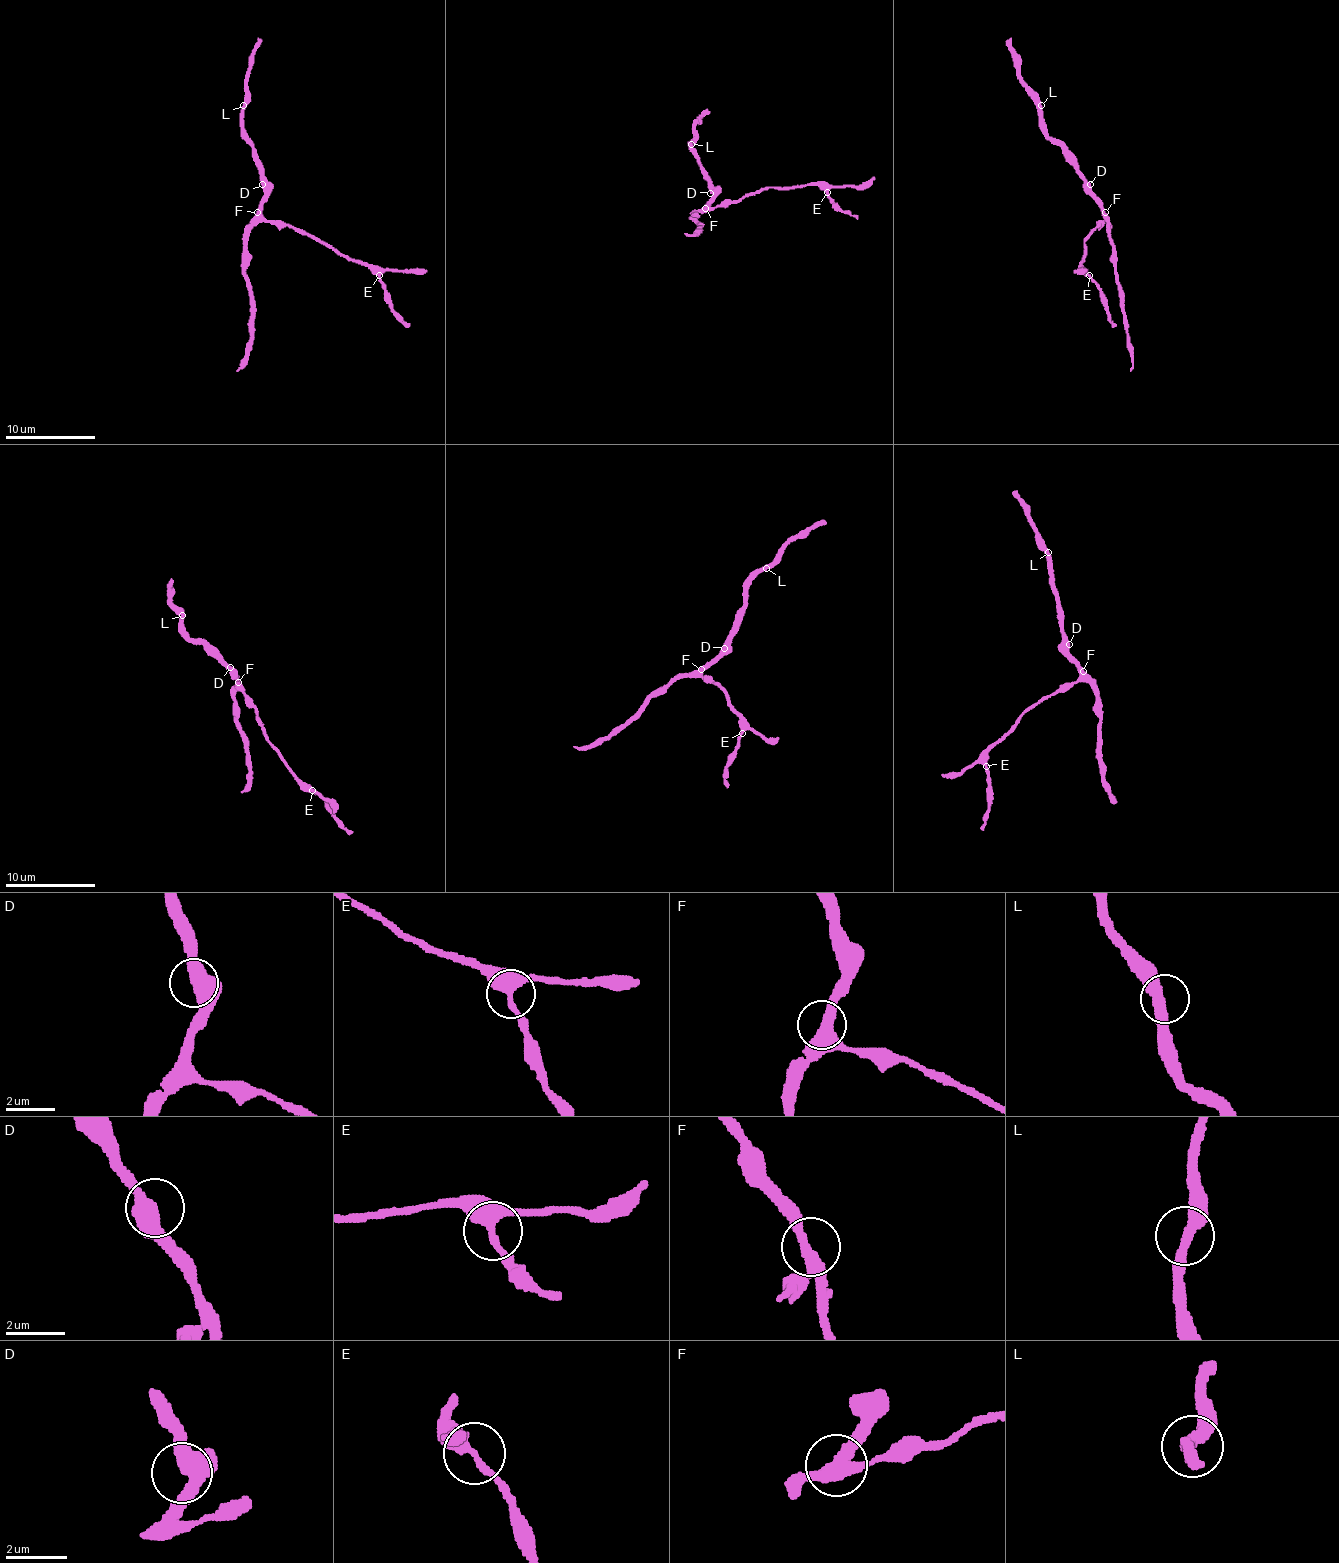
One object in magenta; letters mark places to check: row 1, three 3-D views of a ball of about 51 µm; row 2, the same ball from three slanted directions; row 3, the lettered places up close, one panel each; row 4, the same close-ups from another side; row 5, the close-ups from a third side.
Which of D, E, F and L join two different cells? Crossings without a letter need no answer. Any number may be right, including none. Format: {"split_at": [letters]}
{"split_at": []}

